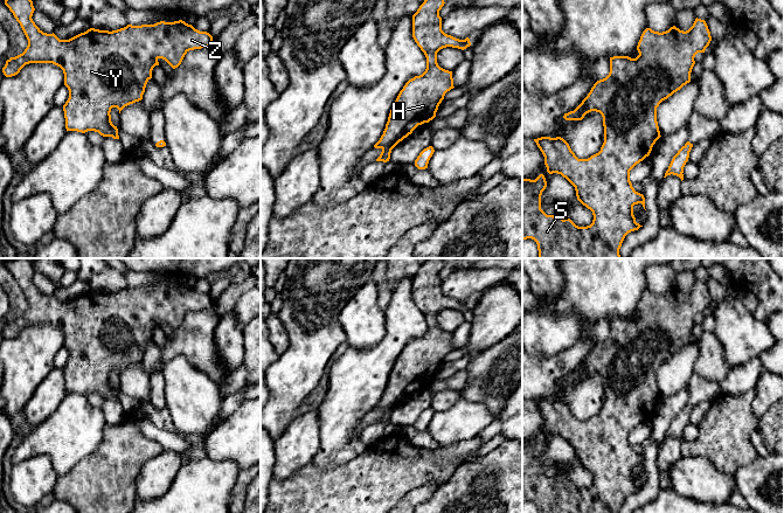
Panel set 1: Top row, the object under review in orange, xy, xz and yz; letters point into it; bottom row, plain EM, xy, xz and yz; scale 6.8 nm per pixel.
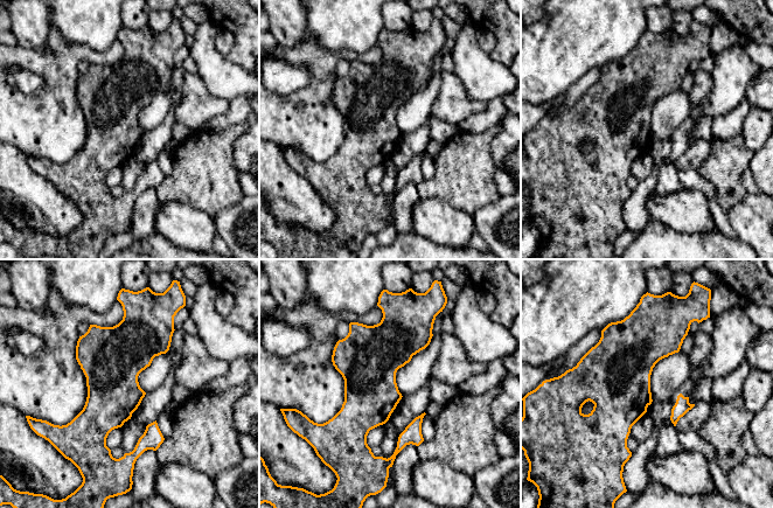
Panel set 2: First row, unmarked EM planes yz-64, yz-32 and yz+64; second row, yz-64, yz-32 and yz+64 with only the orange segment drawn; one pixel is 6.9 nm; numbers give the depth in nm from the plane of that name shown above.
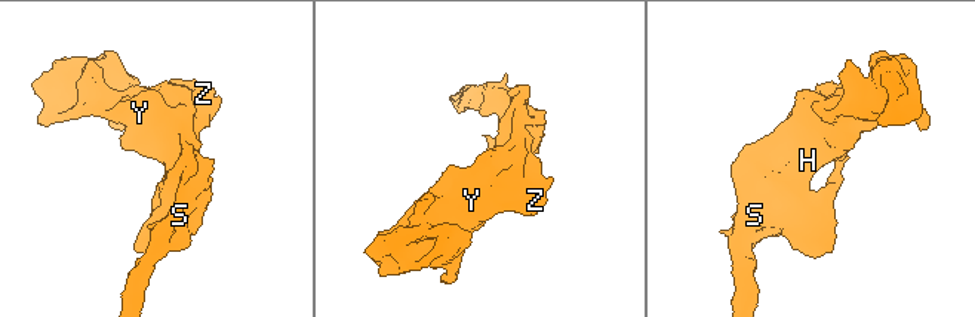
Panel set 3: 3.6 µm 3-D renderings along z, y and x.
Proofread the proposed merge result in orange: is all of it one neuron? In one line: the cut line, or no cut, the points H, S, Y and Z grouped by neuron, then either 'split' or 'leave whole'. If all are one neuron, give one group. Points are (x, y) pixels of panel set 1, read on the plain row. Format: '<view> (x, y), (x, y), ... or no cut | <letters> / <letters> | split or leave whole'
no cut | H S Y Z | leave whole

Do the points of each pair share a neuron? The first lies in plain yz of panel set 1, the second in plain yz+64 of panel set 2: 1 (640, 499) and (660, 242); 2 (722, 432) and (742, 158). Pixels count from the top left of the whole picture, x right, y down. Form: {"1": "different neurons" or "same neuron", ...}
{"1": "different neurons", "2": "same neuron"}

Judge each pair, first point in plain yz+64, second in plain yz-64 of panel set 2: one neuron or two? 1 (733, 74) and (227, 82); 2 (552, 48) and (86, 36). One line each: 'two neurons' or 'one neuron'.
1: one neuron
2: one neuron

